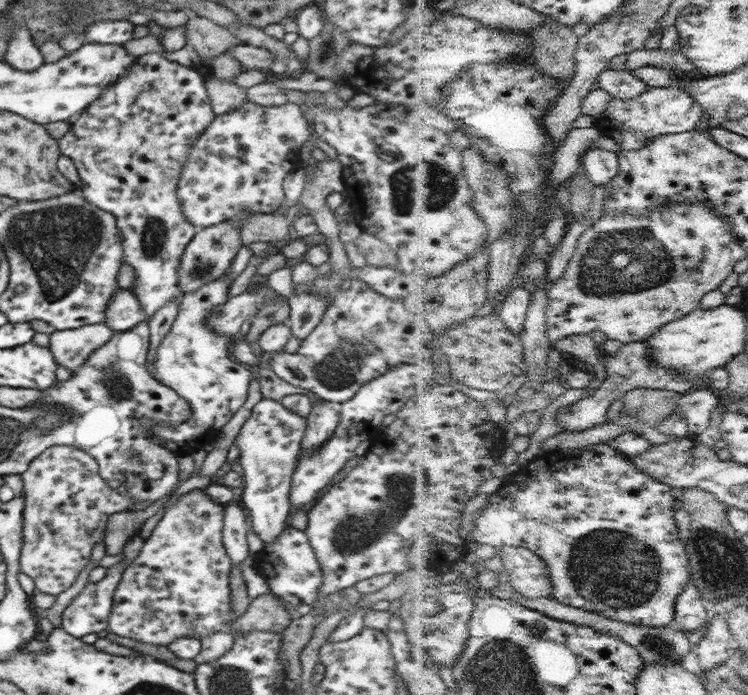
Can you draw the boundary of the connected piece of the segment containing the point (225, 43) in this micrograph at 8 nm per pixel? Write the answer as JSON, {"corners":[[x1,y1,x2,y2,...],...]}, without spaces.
{"corners":[[190,14,186,24,186,46,196,51,203,60,214,59,232,46,245,45,232,31,206,17]]}

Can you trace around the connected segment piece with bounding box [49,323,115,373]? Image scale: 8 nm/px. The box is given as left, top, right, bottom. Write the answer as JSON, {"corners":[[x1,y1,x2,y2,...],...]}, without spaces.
{"corners":[[106,324,55,331,50,335,50,352,57,364,76,372,94,350,108,342,115,332]]}

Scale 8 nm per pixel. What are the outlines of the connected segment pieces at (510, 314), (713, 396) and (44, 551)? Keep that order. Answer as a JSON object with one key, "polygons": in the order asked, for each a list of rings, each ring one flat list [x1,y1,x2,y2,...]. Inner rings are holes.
{"polygons":[[[518,286,512,291,505,300,504,305,500,308,500,314,506,320,506,324,520,338,526,332,528,314,534,298,534,291,530,292,530,289,526,290,523,286]],[[712,387,702,388,684,393,676,411,686,415,692,435,699,436,710,426,718,404,720,393]],[[52,446,38,454,29,467,20,474,24,481,23,546,20,571,32,578,36,592,58,596,75,582,90,563,96,544,104,543,106,525,112,514,132,508,134,499,110,487,98,472,94,457,76,447]]]}

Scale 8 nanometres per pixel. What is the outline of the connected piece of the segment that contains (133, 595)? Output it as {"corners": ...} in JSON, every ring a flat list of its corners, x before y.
{"corners":[[196,488,182,494,176,499,176,503,163,511,164,515,162,515,162,519,156,524,156,528,150,534,150,538,145,540,140,555,132,562,131,566,123,570,120,583,114,594,114,603,110,612,110,618,108,618,108,626,106,628,108,631,112,632,112,634,118,634,118,636,127,636,134,640,146,642,146,644,168,646,170,641,178,639,178,637,201,638,220,630,227,630,229,624,231,624,230,619,232,619,234,612,230,609,231,589,229,586,232,564,223,546,224,508,226,508,226,504,213,501,210,499,210,496,206,495,204,489]]}

